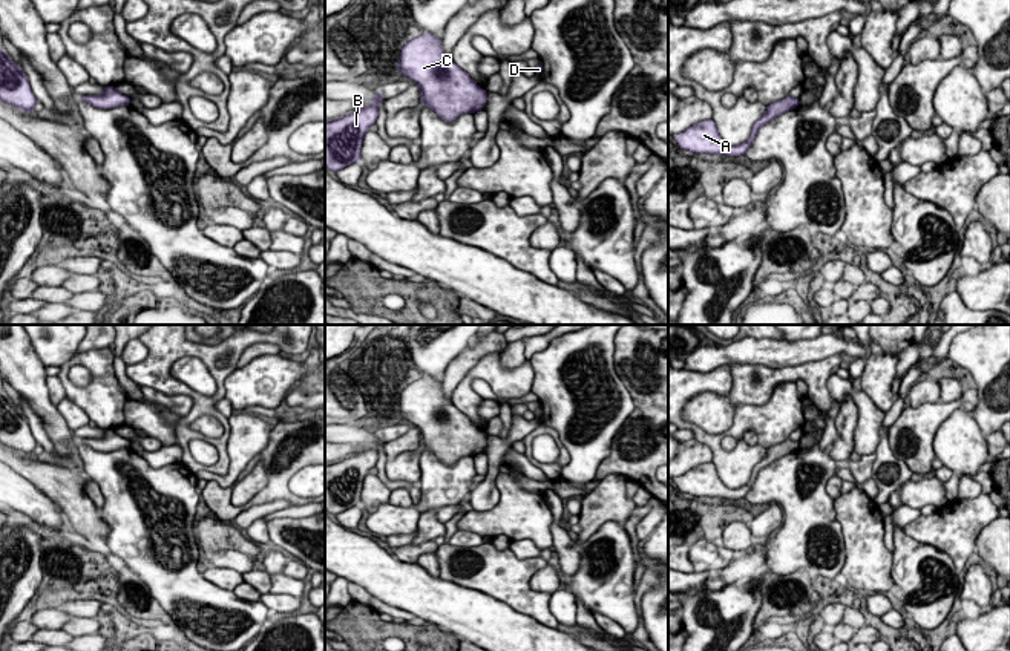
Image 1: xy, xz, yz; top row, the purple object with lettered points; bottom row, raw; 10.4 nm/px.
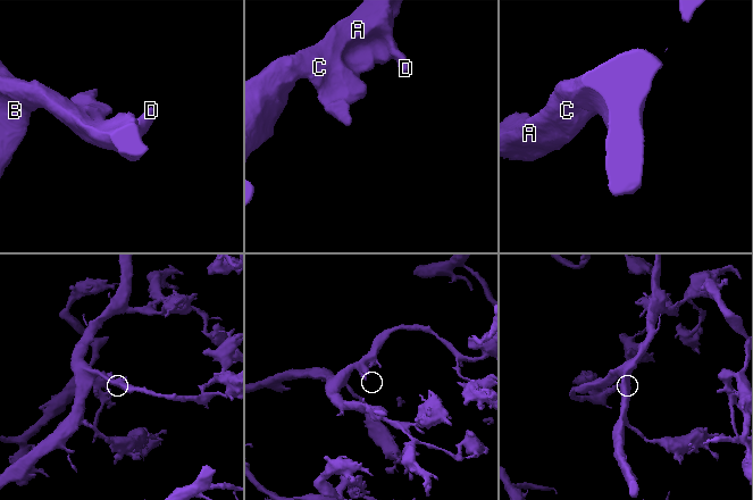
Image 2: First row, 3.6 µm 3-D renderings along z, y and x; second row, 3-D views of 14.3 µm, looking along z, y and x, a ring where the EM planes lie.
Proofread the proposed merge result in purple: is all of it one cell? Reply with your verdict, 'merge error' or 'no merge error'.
no merge error

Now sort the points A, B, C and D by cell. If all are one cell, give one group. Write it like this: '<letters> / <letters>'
A B C D

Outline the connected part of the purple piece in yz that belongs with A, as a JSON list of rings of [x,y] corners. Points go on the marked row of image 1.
[[[788,95],[783,100],[776,101],[776,103],[771,103],[766,107],[766,112],[754,123],[749,138],[739,146],[726,144],[722,139],[722,136],[719,135],[717,126],[713,119],[705,119],[705,121],[696,123],[691,127],[688,127],[684,132],[676,133],[673,136],[676,139],[676,144],[682,150],[693,152],[694,155],[711,153],[711,155],[739,158],[746,153],[746,150],[753,144],[753,141],[762,126],[768,124],[776,116],[779,116],[788,110],[792,110],[798,106],[800,106],[800,100],[792,98],[791,95]]]

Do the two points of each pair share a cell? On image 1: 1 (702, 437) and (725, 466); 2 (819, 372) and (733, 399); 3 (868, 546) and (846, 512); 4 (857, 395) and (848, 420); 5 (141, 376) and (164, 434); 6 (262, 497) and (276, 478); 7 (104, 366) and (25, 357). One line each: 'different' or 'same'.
1: same
2: same
3: same
4: different
5: different
6: same
7: different

